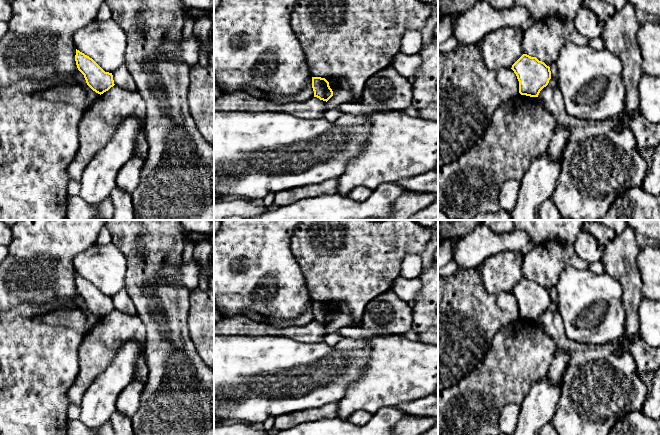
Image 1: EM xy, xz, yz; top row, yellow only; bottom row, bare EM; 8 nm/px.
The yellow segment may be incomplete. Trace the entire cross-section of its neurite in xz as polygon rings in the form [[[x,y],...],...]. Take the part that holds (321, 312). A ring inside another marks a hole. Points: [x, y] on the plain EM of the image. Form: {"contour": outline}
{"contour": [[[312,301],[312,312],[314,321],[319,322],[320,324],[327,326],[333,320],[333,315],[325,302]]]}

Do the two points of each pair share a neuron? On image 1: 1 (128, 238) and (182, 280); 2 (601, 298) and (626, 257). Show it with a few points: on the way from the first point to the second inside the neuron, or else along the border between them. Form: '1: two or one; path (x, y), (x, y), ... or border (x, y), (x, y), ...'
1: two; border (181, 258), (176, 264), (164, 264), (146, 281)
2: two; border (605, 272), (620, 284), (622, 300)

